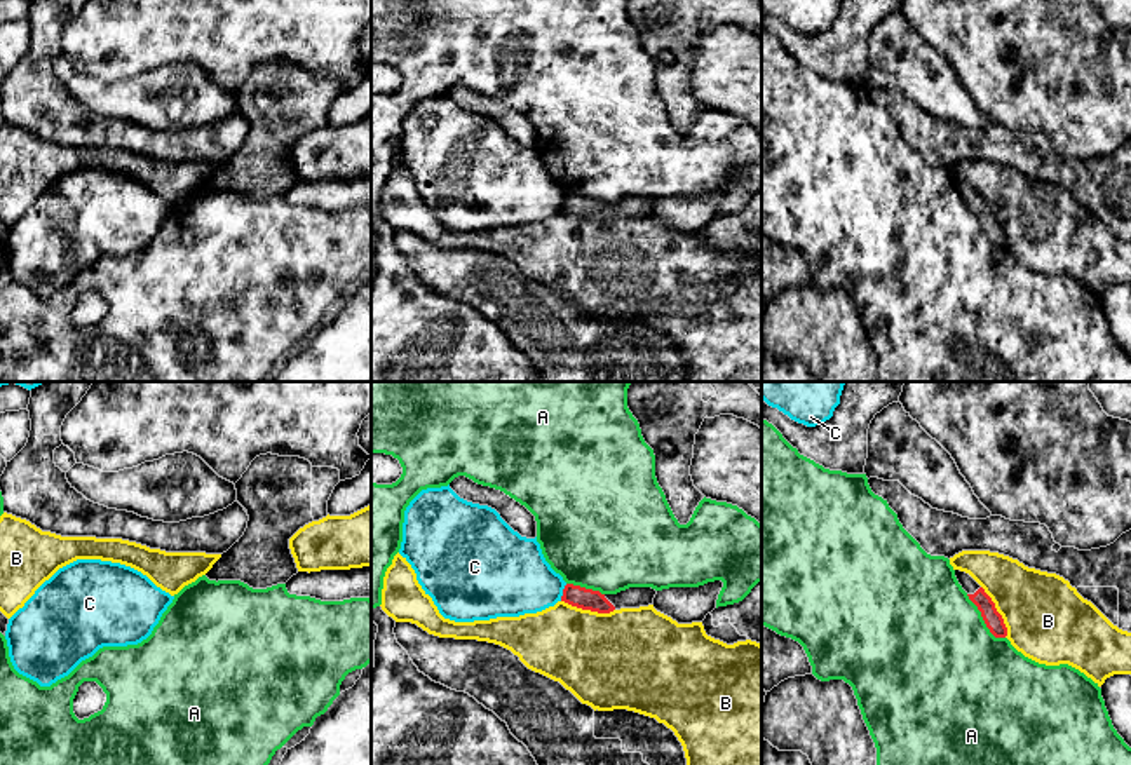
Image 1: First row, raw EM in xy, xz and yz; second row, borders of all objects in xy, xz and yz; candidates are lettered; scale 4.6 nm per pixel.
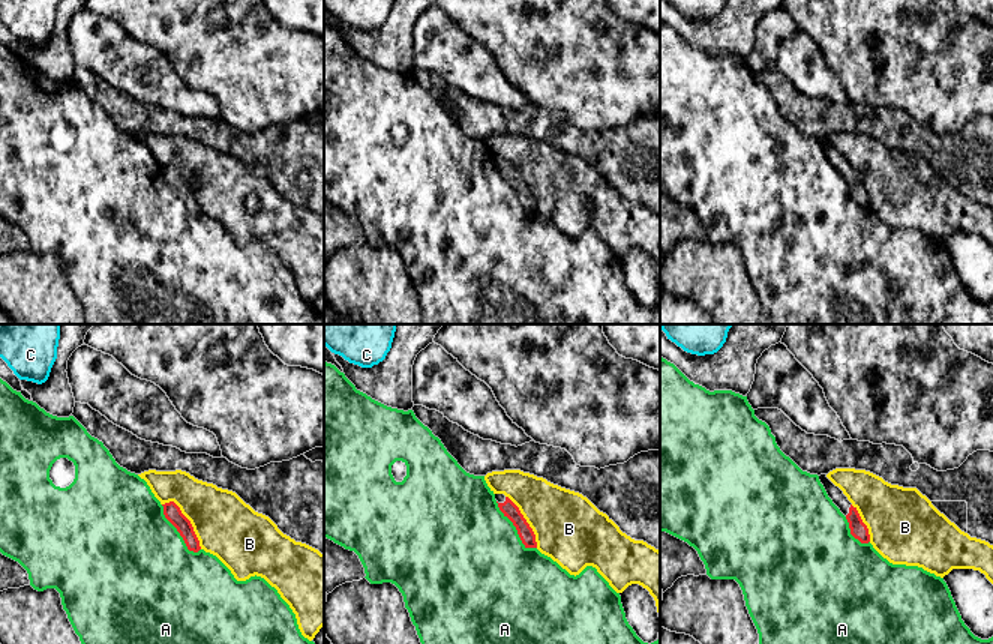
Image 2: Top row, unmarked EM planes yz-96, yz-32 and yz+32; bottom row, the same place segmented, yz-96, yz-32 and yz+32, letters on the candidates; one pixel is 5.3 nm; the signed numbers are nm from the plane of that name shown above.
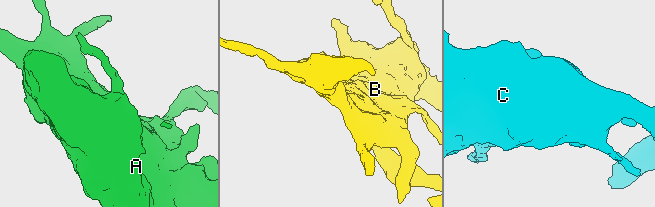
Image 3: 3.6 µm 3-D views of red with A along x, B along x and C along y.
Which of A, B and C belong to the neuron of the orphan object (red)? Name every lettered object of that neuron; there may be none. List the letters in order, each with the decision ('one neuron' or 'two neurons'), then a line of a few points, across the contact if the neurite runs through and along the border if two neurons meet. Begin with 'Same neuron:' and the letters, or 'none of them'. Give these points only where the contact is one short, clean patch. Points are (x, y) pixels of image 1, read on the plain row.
Same neuron: none of them
A: two neurons
B: two neurons
C: two neurons | xz (567, 194), (560, 209)

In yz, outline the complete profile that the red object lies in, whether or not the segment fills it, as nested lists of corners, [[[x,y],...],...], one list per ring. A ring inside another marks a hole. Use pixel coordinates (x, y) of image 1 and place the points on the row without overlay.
[[[955,179],[955,186],[962,199],[967,202],[969,209],[978,216],[981,227],[995,247],[1006,247],[1007,237],[1002,225],[997,221],[995,213],[985,202],[985,199],[965,181]]]

